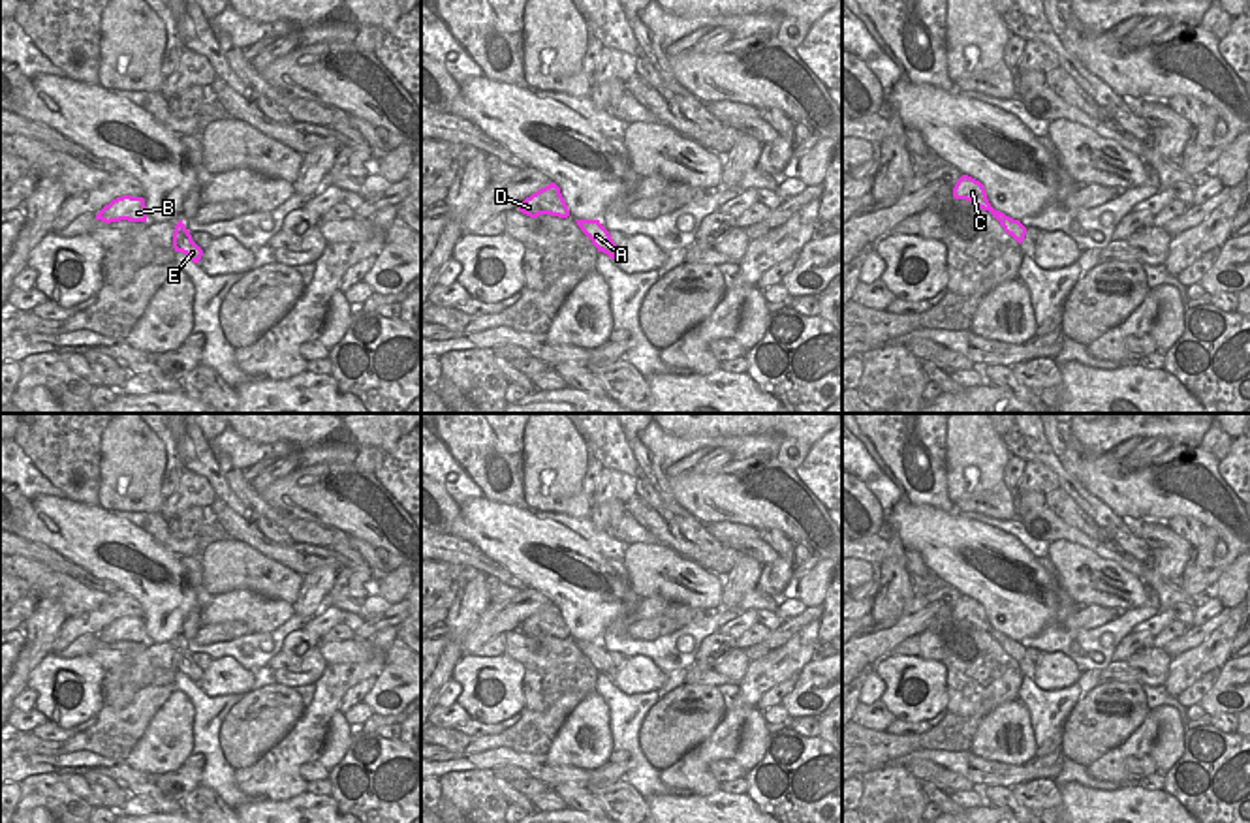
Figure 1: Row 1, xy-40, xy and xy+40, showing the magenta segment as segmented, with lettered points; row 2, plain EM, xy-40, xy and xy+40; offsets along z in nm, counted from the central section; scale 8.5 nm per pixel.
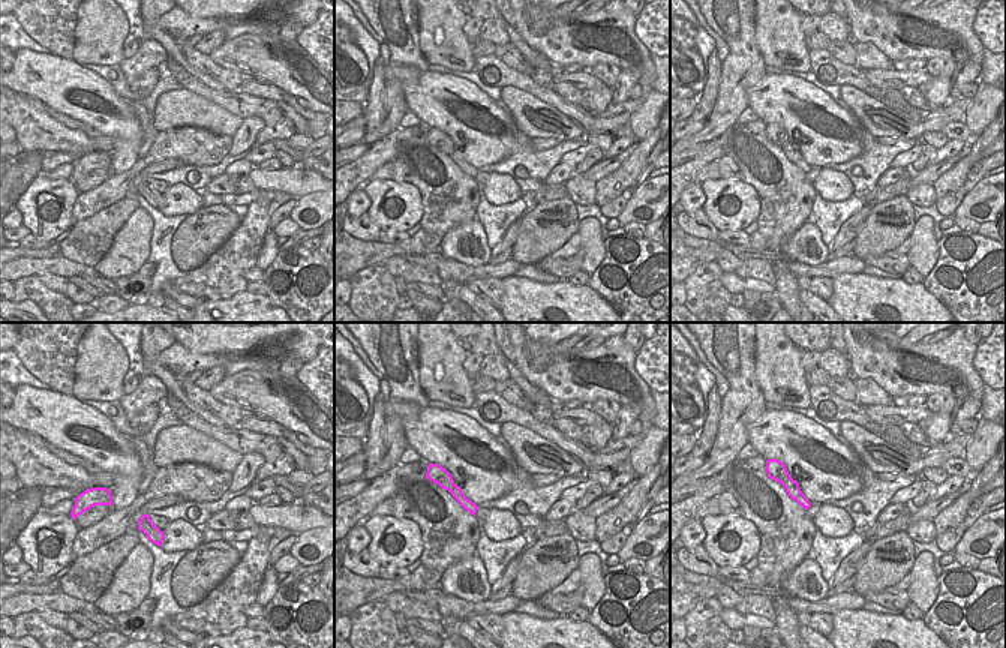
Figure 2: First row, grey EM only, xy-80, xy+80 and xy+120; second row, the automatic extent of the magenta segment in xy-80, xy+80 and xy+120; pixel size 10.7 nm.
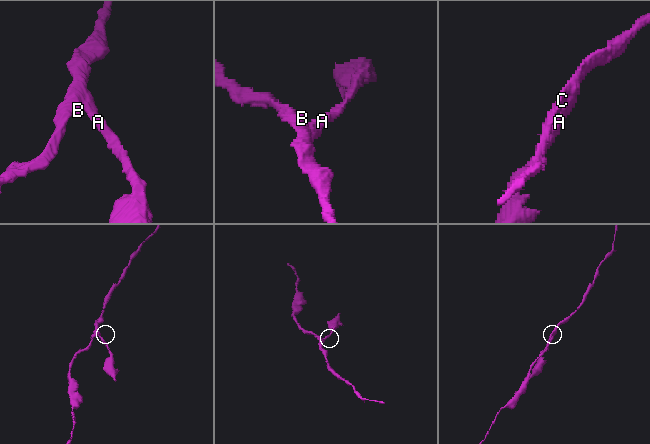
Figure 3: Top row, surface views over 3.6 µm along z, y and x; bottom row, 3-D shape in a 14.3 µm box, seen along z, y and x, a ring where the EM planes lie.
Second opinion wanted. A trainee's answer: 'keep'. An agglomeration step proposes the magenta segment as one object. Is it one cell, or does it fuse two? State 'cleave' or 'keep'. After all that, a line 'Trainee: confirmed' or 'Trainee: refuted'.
cleave
Trainee: refuted

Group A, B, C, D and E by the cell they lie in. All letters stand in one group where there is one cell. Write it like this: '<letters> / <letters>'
A E / B C D

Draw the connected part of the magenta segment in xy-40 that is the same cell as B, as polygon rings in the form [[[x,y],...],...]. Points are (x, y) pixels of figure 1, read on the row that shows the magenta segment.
[[[132,195],[117,197],[96,214],[96,220],[102,220],[105,224],[120,220],[147,222],[145,199]]]

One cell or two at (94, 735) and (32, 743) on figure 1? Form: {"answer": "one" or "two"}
{"answer": "one"}

